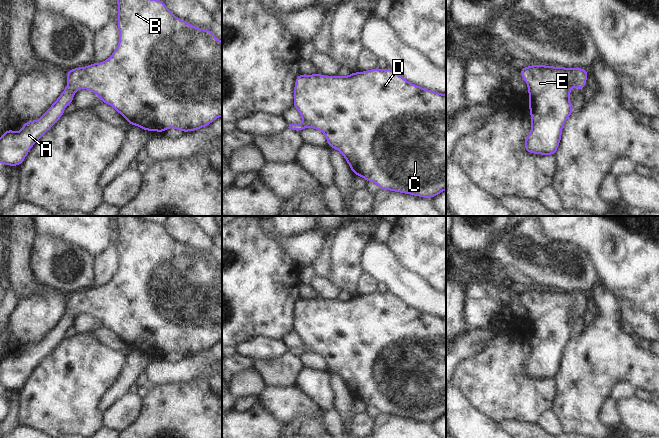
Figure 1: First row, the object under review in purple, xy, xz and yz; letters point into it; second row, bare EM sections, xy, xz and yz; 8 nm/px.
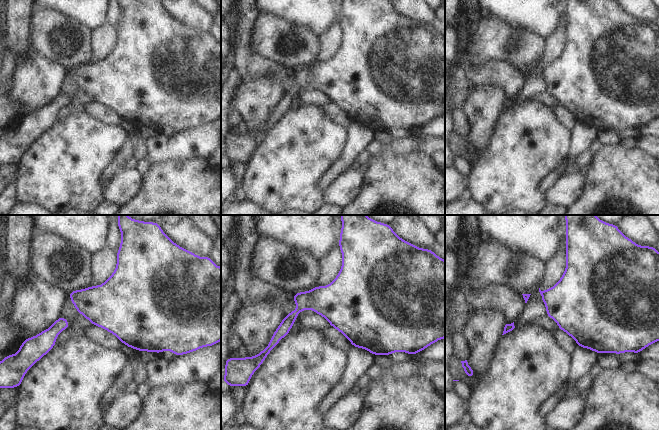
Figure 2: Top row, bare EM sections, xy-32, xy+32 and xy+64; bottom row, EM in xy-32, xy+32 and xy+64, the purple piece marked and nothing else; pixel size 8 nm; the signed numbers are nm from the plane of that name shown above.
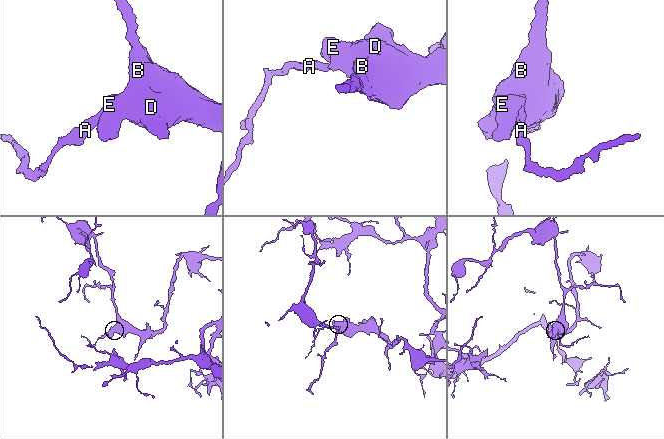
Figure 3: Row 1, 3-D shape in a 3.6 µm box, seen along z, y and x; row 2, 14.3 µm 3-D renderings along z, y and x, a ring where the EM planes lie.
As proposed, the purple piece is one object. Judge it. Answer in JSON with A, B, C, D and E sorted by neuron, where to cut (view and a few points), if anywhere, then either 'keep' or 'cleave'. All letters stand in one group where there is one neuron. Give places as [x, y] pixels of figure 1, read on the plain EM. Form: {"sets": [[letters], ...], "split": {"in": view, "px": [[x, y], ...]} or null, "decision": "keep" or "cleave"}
{"sets": [["A", "B", "C", "D", "E"]], "split": null, "decision": "keep"}

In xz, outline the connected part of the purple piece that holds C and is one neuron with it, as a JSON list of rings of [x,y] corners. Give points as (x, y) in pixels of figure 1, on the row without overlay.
[[[375,291],[364,296],[350,297],[348,300],[325,300],[320,297],[311,299],[299,298],[295,303],[293,315],[293,331],[297,333],[303,345],[301,349],[289,348],[288,352],[297,355],[307,352],[320,354],[327,363],[327,369],[338,374],[343,379],[353,399],[360,400],[367,406],[376,407],[379,414],[390,414],[421,422],[433,423],[446,414],[446,318],[412,308],[389,291],[385,293]]]

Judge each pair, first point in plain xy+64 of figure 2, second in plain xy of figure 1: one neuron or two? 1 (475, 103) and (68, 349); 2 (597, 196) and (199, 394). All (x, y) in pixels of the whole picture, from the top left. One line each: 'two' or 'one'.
1: two
2: one

